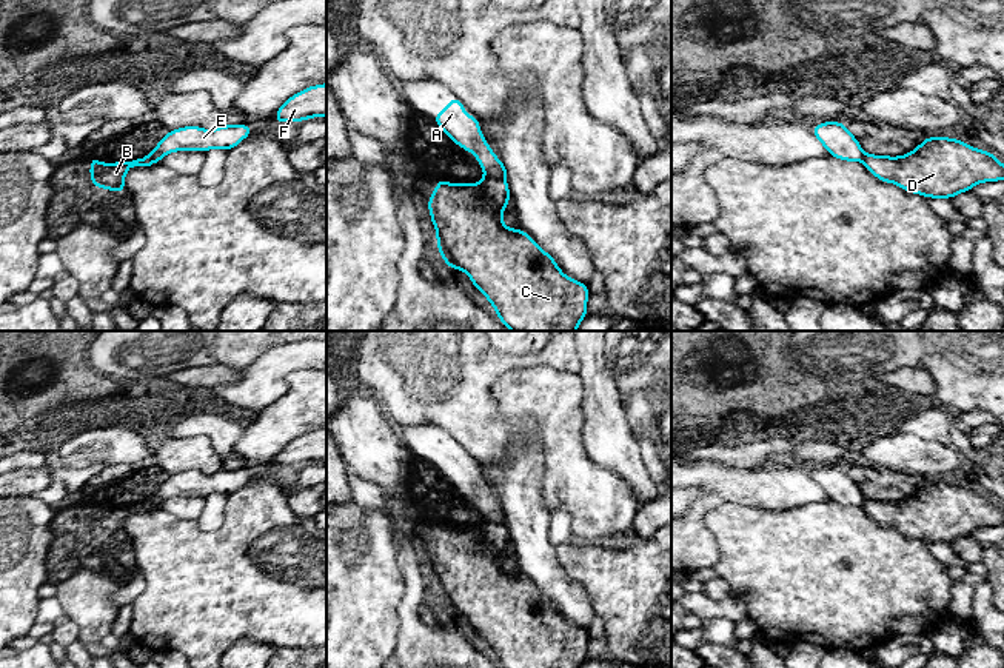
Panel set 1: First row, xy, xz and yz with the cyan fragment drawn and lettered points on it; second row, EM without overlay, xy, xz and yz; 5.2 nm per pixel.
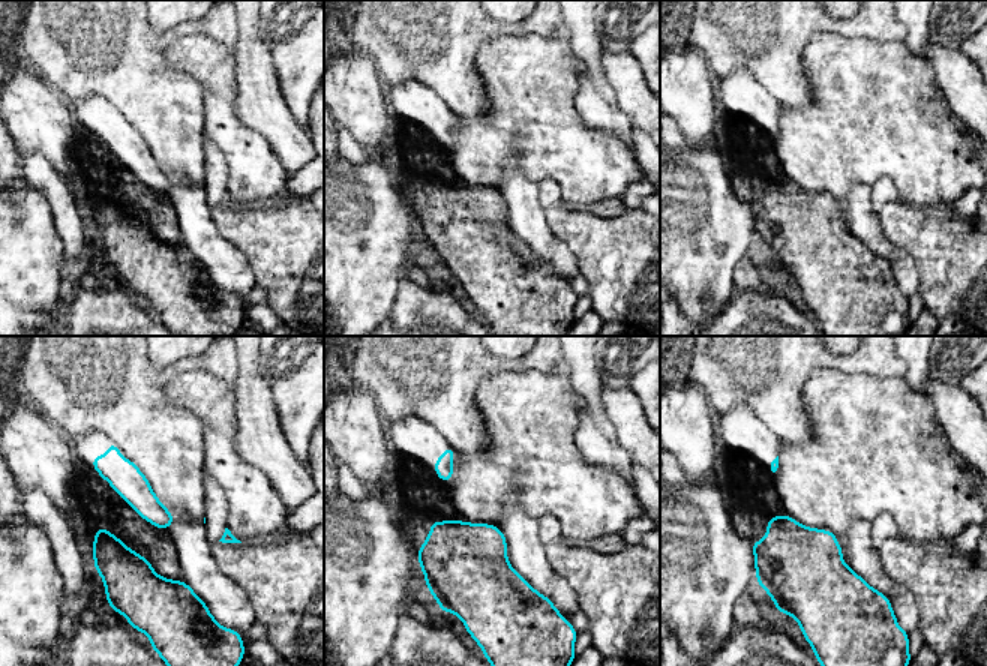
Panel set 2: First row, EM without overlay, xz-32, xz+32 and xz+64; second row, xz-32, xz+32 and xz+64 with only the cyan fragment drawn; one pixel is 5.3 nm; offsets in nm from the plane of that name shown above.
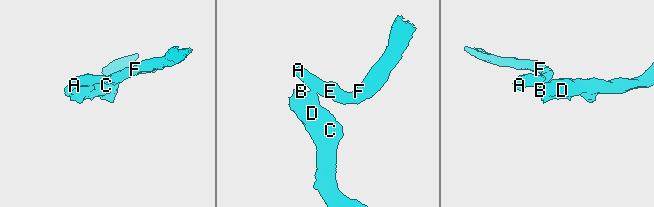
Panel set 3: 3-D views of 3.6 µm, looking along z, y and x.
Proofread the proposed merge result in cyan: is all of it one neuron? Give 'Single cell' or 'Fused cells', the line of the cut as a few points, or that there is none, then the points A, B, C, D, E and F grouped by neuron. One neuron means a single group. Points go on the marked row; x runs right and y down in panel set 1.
Fused cells. Split along xz (487, 176), (504, 180). Groups: A E F / B C D

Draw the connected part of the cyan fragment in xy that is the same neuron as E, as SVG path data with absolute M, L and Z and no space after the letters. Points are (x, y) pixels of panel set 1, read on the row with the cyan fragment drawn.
M222 123L213 131L191 125L168 131L166 135L159 140L157 146L148 154L148 157L162 160L166 154L176 151L206 152L213 148L228 152L251 134L253 128L246 123L239 123L234 126Z

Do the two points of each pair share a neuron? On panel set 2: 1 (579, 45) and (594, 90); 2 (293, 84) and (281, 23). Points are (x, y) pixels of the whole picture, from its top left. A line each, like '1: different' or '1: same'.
1: same
2: same

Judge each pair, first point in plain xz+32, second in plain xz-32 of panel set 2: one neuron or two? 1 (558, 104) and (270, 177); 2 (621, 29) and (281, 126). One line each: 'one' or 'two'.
1: one
2: two

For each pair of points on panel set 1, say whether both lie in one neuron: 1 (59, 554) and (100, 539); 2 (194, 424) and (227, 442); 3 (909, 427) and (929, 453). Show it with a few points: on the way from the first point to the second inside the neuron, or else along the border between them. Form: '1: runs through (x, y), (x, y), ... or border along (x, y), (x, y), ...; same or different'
1: runs through (70, 547), (77, 539), (90, 539); same
2: runs through (202, 424), (208, 424), (219, 434); same
3: border along (893, 431), (949, 445); different

